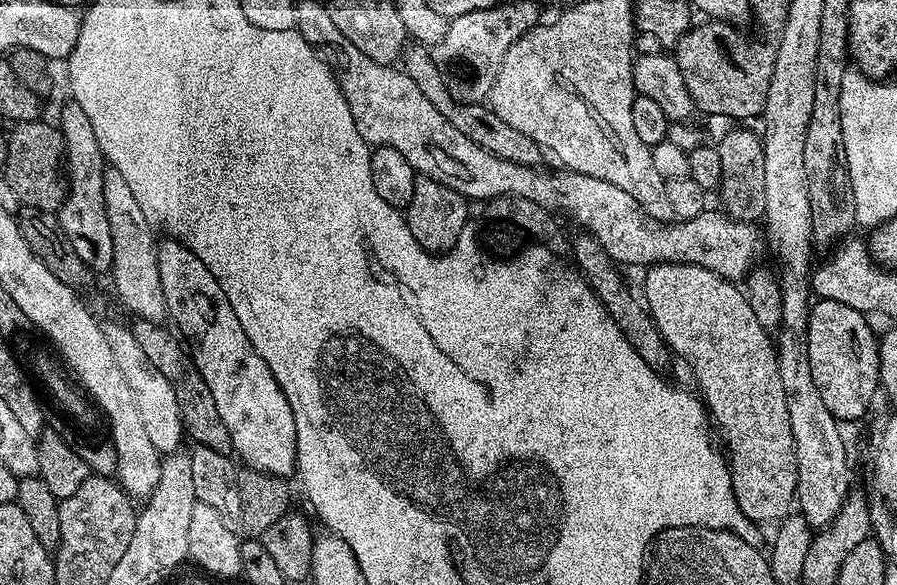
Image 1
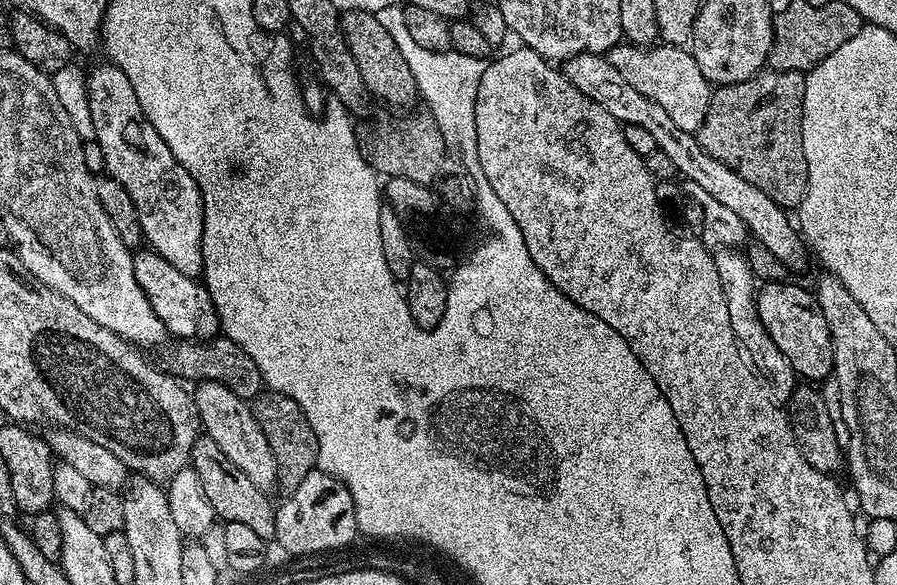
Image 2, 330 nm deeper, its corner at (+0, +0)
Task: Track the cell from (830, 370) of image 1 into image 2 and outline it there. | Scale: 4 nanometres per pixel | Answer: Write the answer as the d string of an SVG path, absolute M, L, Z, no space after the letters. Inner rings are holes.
M785 282L783 284L764 284L756 294L756 309L762 318L762 326L774 338L778 350L790 358L792 369L797 377L808 382L824 382L833 375L832 335L830 326L822 314L815 295L800 284Z

